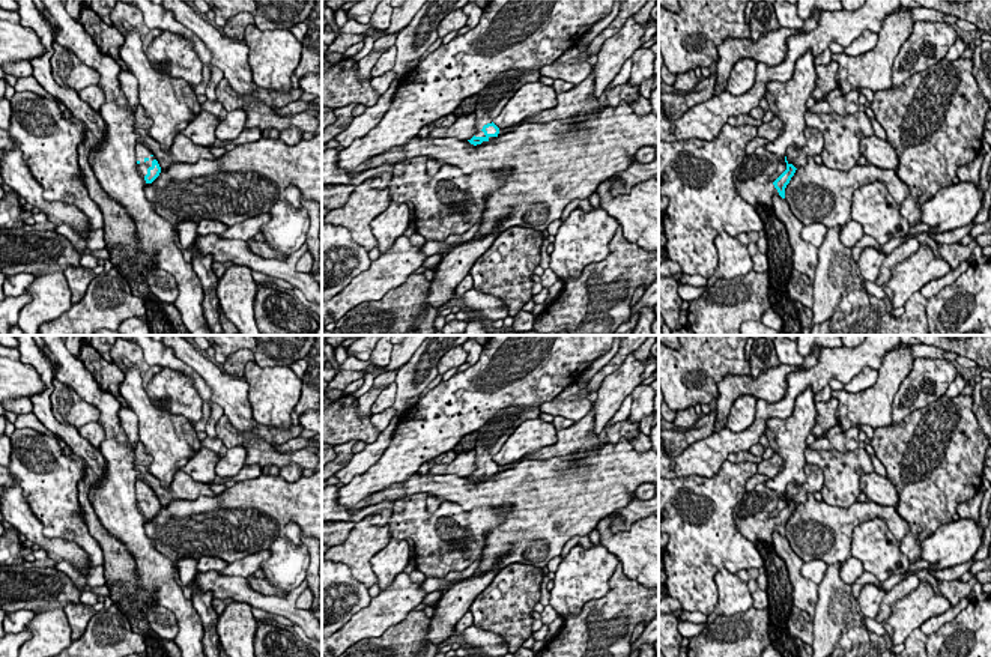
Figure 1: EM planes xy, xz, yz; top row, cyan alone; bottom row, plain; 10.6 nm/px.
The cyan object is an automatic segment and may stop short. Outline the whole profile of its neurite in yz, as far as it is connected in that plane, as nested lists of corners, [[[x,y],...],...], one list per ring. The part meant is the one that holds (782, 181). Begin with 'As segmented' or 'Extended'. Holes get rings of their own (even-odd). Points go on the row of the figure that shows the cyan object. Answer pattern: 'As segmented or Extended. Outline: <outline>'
Extended. Outline: [[[764,147],[746,155],[743,162],[734,170],[734,186],[737,194],[752,204],[770,207],[771,197],[777,191],[785,198],[785,188],[796,173],[796,167],[786,161],[786,170],[773,182],[770,177],[777,170],[777,159]]]

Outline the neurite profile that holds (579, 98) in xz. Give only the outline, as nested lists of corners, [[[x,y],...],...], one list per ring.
[[[588,75],[582,83],[574,84],[570,90],[556,95],[558,105],[550,110],[543,110],[538,114],[534,114],[519,125],[538,123],[544,125],[549,122],[568,120],[576,117],[579,113],[588,113],[594,108],[608,107],[609,102],[600,104],[599,98],[594,95],[594,75]]]

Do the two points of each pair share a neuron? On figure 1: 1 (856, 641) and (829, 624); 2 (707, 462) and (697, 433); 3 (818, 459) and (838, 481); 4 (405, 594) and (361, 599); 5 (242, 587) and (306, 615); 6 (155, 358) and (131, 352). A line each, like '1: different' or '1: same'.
1: different
2: different
3: same
4: different
5: same
6: different

